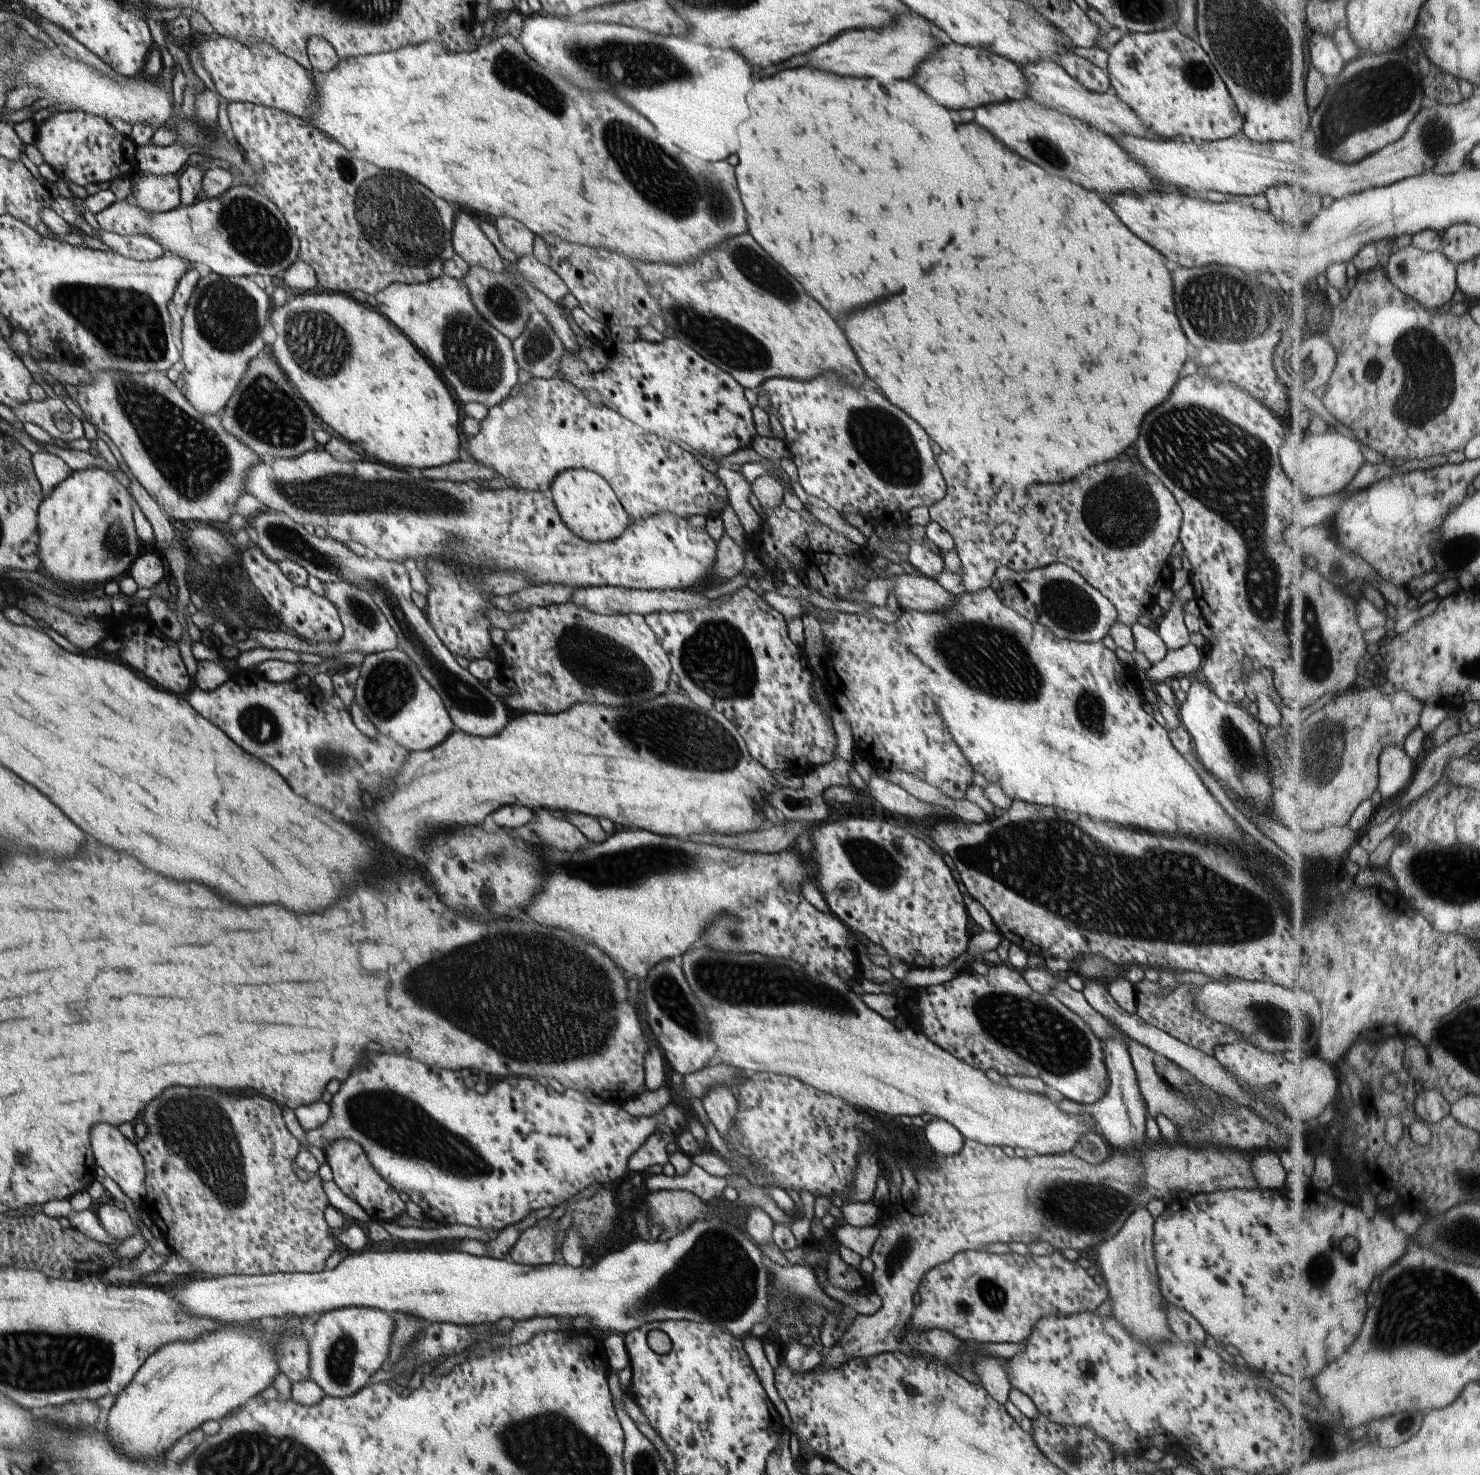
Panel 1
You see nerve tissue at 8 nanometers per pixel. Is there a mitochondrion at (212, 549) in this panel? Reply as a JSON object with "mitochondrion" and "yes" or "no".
{"mitochondrion":"no"}

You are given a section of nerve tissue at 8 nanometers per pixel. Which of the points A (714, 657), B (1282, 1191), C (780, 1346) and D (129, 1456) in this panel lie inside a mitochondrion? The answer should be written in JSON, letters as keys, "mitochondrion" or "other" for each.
{"A":"mitochondrion","B":"other","C":"other","D":"other"}

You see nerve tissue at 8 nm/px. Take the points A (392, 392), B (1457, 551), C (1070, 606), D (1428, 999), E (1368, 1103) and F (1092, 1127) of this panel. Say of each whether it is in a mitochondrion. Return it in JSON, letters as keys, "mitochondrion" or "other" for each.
{"A":"other","B":"mitochondrion","C":"mitochondrion","D":"other","E":"other","F":"other"}

